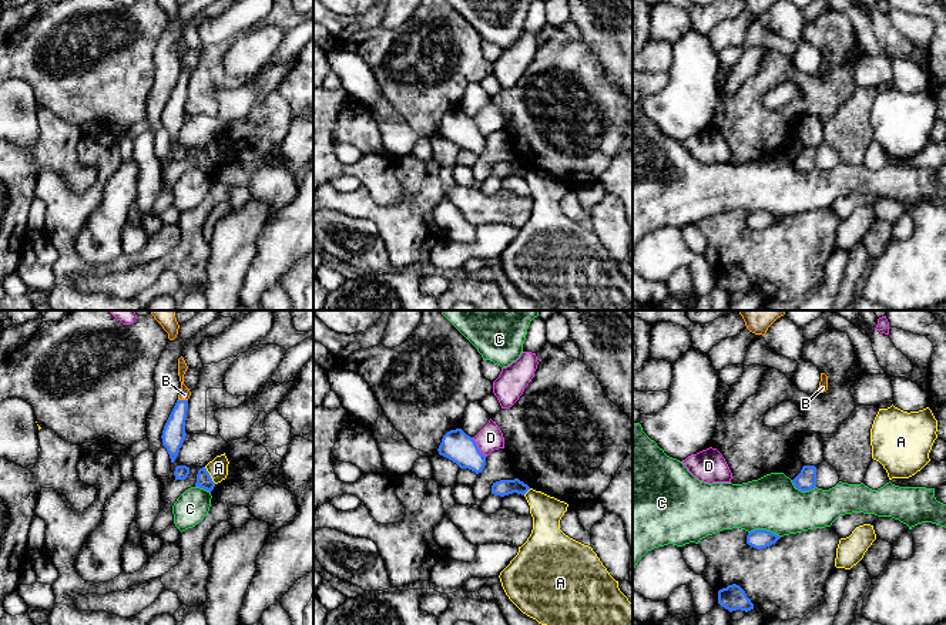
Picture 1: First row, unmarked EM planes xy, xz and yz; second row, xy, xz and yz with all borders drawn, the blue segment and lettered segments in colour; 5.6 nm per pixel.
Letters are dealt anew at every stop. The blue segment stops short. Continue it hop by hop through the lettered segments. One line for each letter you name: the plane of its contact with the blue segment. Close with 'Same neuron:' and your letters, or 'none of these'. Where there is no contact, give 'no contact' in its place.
B: contact in xy
Same neuron: B

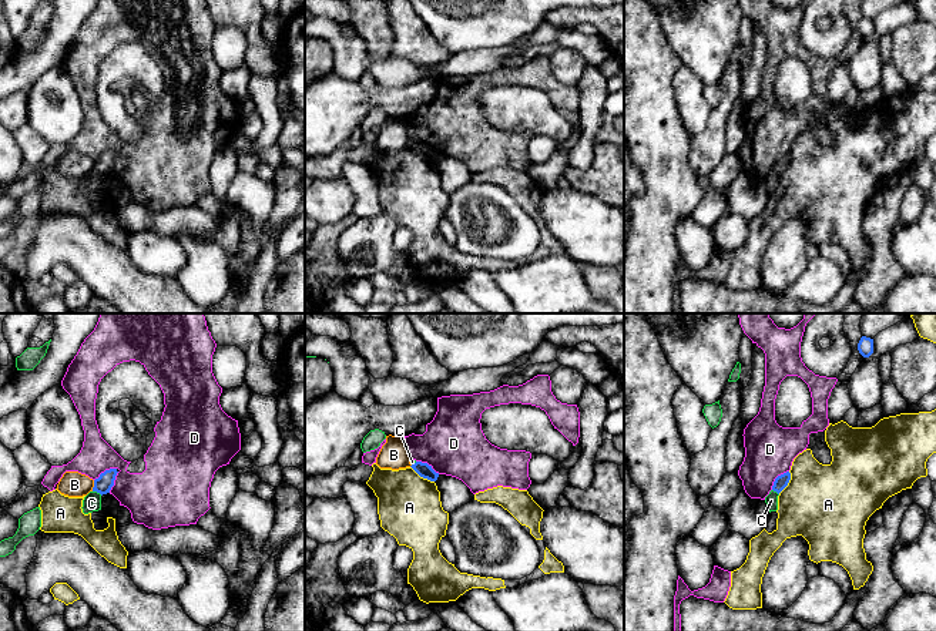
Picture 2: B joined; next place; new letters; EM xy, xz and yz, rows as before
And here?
Same neuron: none of these

